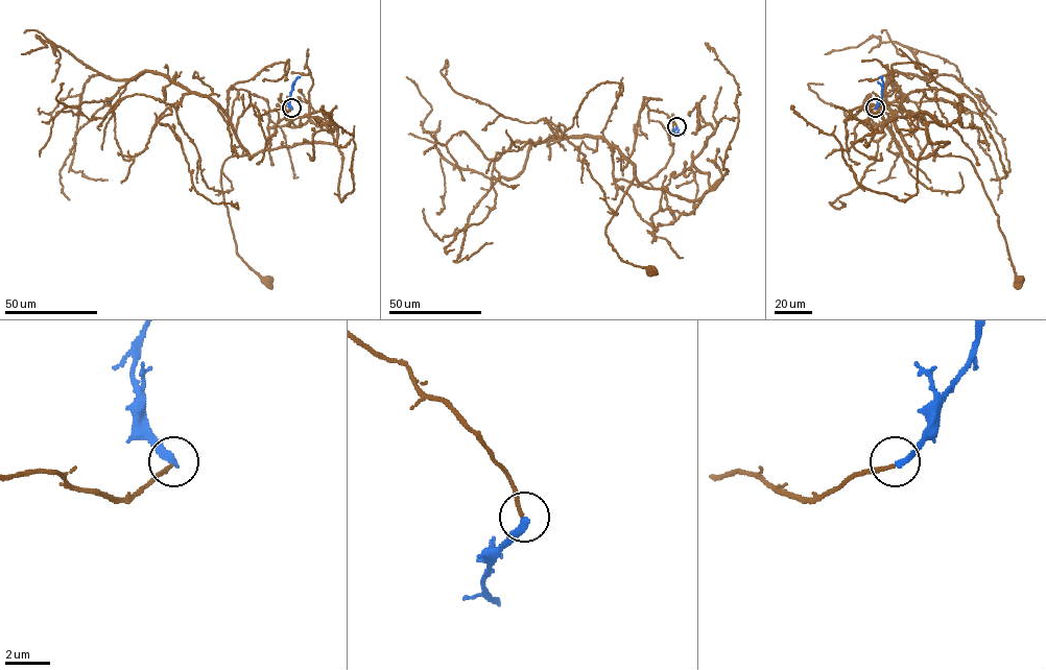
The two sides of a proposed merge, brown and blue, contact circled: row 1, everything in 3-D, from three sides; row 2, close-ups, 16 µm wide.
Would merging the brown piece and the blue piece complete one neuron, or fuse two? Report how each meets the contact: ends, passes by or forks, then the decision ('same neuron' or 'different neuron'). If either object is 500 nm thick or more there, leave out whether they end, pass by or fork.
brown ends | blue ends | different neuron

